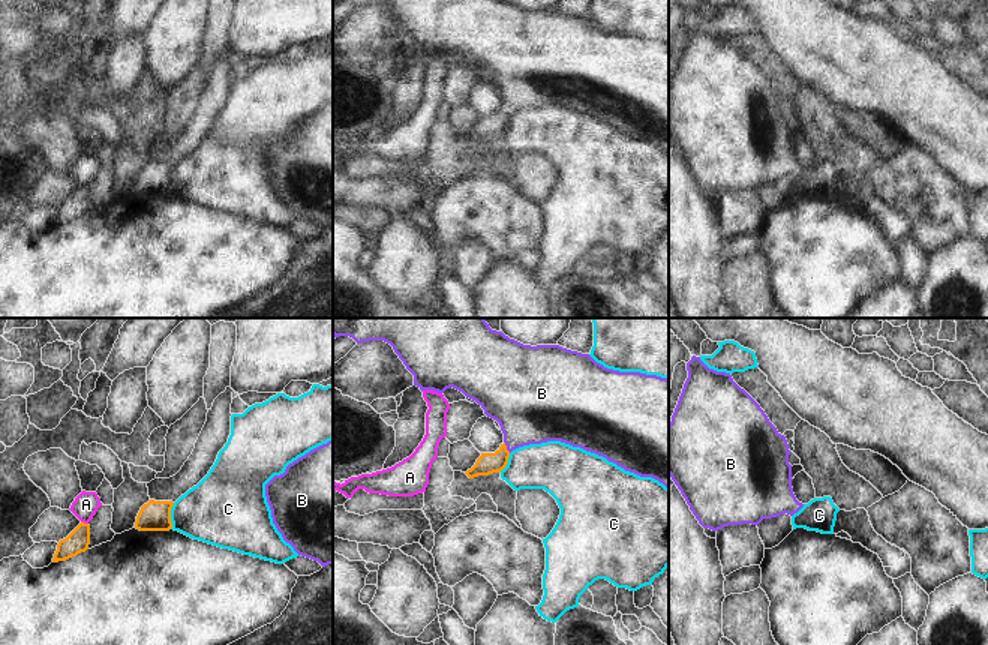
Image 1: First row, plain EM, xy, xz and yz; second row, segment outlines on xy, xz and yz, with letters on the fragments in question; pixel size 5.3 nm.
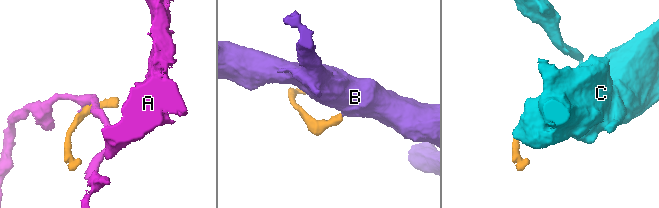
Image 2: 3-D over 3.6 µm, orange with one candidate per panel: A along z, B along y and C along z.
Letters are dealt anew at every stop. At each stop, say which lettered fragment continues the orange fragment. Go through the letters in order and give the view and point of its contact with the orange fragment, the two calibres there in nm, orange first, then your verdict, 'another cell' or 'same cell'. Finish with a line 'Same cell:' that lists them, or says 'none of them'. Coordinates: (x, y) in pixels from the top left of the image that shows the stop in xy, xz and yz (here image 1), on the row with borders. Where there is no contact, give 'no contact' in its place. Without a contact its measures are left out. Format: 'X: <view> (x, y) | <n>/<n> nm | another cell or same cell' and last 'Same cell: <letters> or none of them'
A: xy (83, 522) | 120/140 nm | another cell
B: xz (505, 447) | 110/380 nm | same cell
C: xy (170, 516) | 160/340 nm | another cell
Same cell: B

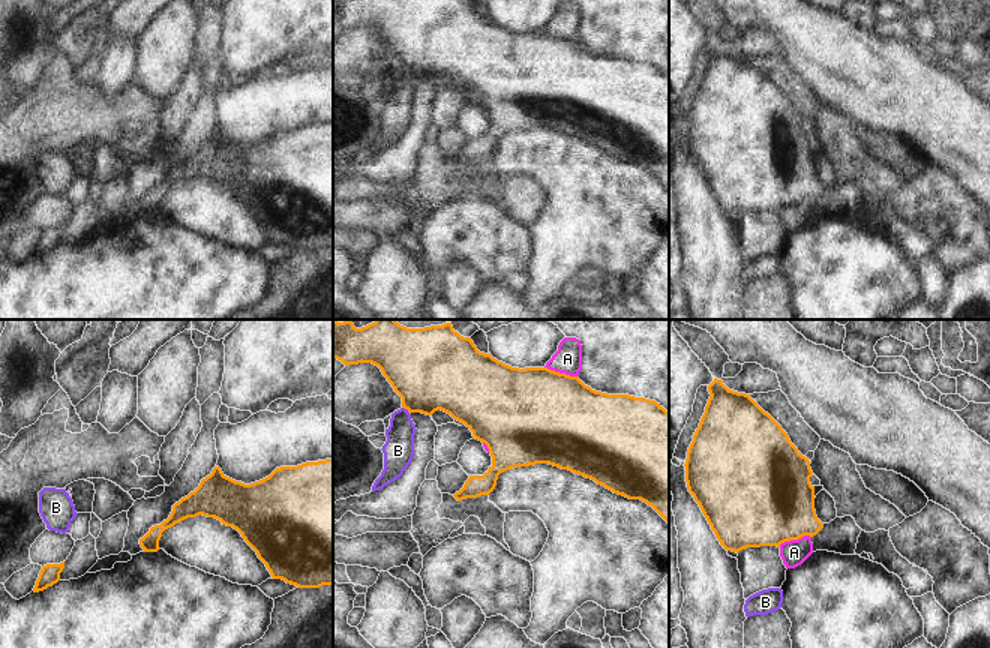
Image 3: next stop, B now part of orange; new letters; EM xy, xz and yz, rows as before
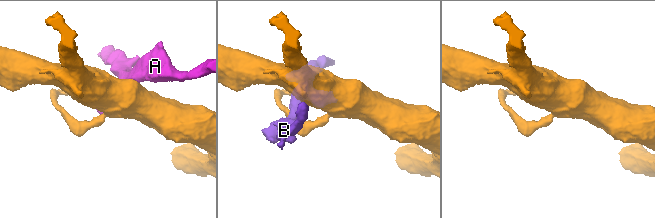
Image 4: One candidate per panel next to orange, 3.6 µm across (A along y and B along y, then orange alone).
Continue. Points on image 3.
A: yz (794, 539) | 480/140 nm | another cell
B: xz (408, 411) | 420/160 nm | another cell
Same cell: none of them

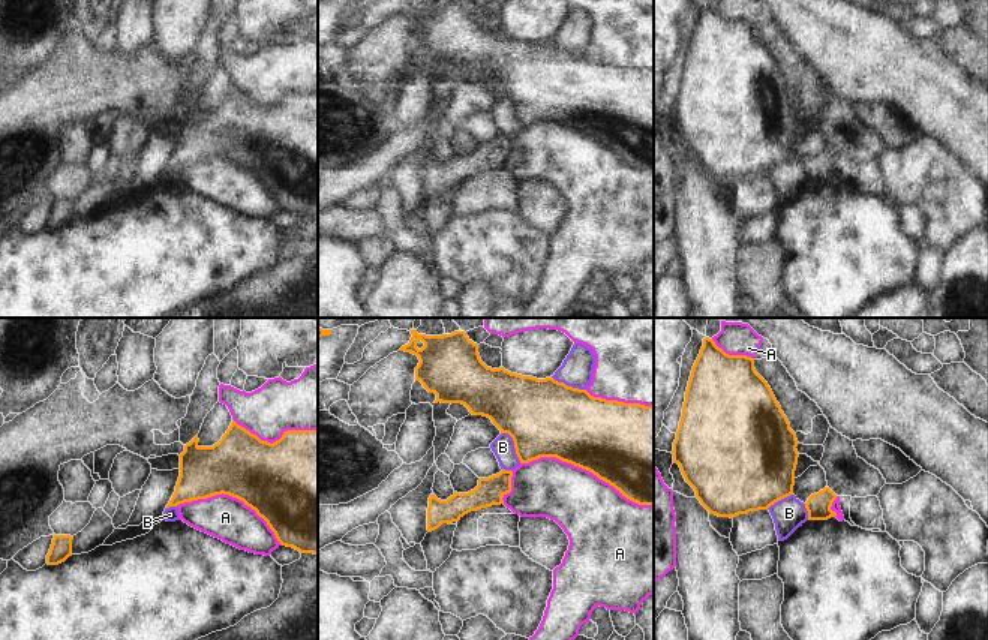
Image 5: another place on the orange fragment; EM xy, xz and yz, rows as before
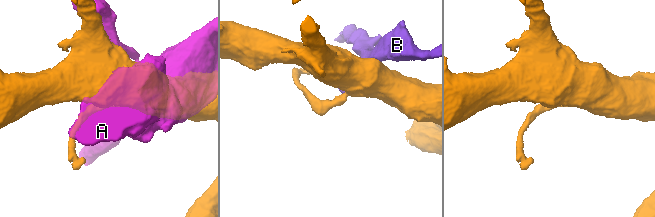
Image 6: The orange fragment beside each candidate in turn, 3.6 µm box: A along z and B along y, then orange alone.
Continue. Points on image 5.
A: xz (586, 469) | 440/360 nm | another cell
B: xz (514, 445) | 420/120 nm | another cell
Same cell: none of them

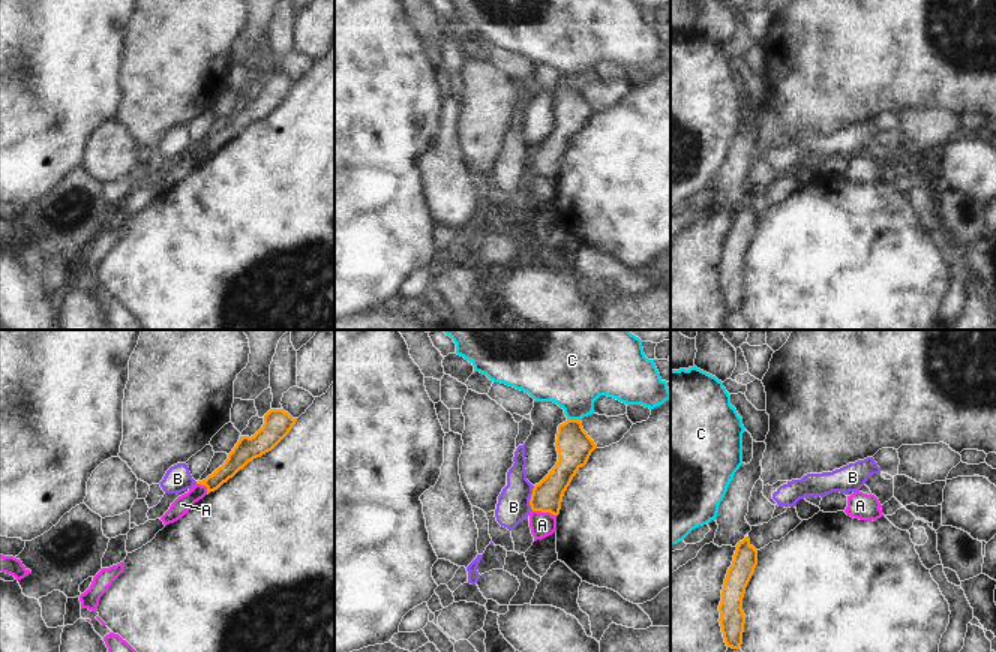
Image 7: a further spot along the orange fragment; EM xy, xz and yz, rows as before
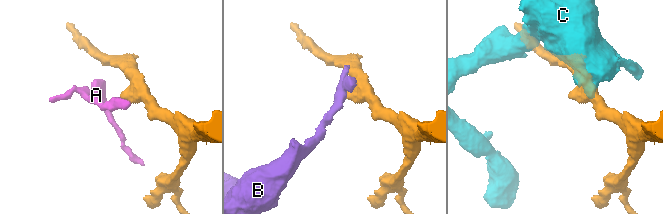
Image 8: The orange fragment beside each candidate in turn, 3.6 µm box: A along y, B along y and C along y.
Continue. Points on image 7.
A: xz (545, 511) | 160/130 nm | another cell
B: xz (531, 498) | 160/180 nm | another cell
C: xz (573, 420) | 190/380 nm | another cell
Same cell: none of them

